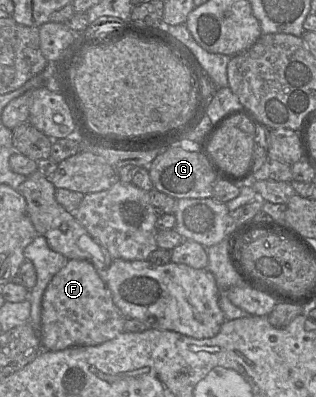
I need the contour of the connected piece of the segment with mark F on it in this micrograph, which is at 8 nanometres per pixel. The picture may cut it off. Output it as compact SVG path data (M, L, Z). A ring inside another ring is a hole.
M70 259L48 283L42 297L40 340L43 350L61 351L77 346L96 346L124 332L126 317L87 260Z

